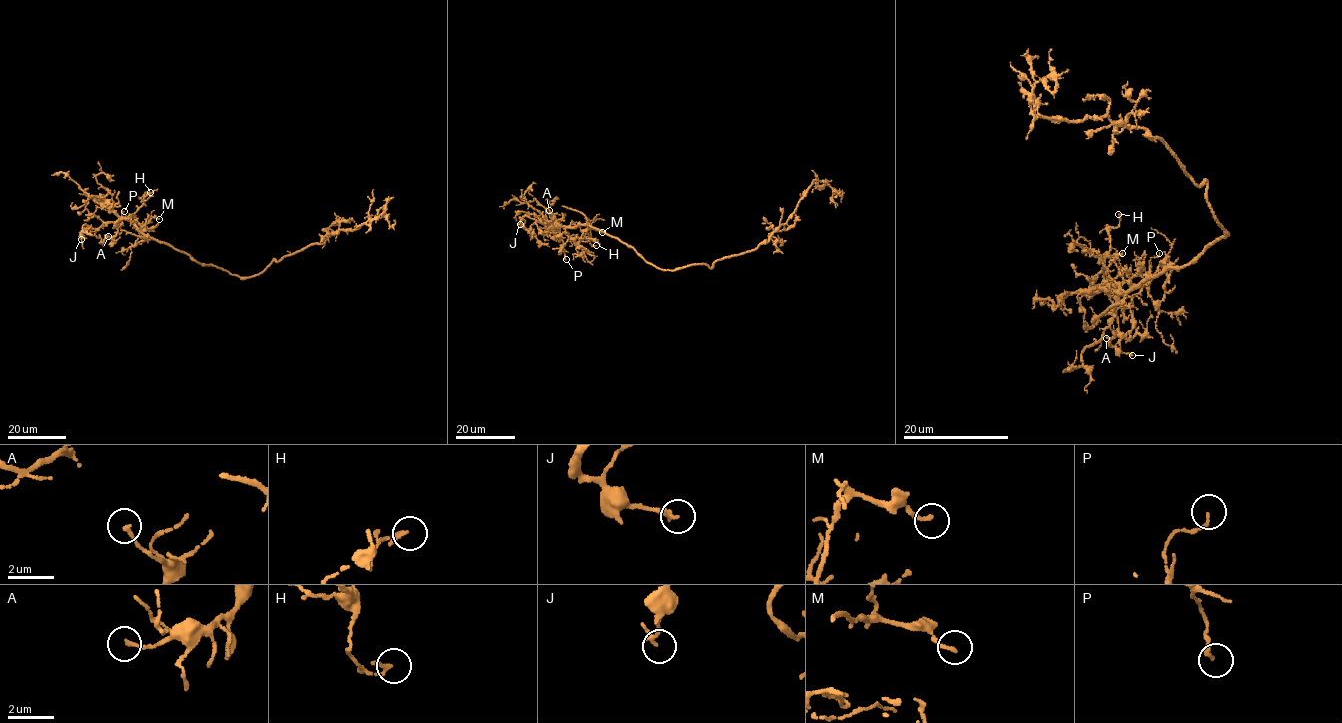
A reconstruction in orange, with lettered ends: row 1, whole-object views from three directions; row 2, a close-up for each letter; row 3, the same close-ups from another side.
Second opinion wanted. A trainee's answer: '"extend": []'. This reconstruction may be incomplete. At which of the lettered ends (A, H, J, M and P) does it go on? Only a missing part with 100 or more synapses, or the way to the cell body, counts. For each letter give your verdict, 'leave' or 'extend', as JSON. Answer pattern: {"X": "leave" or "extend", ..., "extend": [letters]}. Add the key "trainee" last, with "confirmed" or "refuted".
{"A": "leave", "H": "leave", "J": "leave", "M": "leave", "P": "leave", "extend": [], "trainee": "confirmed"}

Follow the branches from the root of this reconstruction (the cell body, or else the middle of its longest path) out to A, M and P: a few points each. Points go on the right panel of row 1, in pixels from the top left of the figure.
A: (1226, 235), (1177, 270), (1169, 268), (1129, 292), (1116, 285), (1118, 298), (1130, 309), (1132, 329), (1106, 338)
M: (1226, 235), (1177, 270), (1126, 293), (1116, 285), (1138, 274), (1151, 278), (1128, 283), (1115, 262), (1122, 253)
P: (1226, 235), (1129, 292), (1116, 285), (1127, 305), (1150, 280), (1149, 262), (1159, 253)

